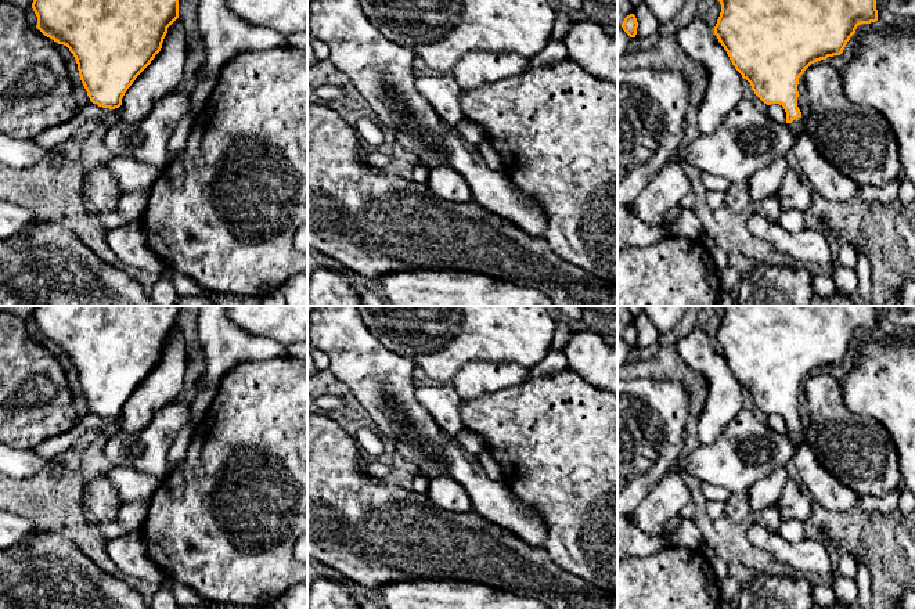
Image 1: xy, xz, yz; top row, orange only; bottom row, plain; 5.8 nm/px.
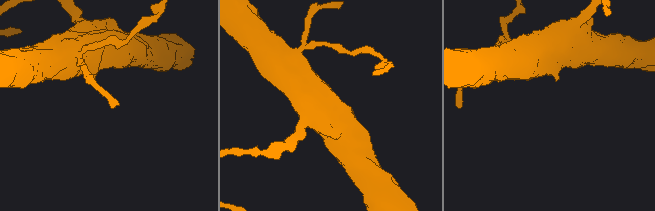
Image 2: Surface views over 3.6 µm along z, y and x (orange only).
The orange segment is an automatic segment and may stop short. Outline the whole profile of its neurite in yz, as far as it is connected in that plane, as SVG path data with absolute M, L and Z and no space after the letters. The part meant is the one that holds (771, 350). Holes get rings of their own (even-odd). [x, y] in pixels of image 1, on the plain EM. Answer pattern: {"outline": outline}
{"outline": "M723 306L718 311L721 322L713 339L714 345L754 404L767 415L783 417L788 437L795 448L806 439L806 430L797 417L799 388L811 374L840 365L858 335L878 331L876 306Z"}

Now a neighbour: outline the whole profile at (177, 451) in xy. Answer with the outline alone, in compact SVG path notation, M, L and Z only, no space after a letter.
M185 425L180 429L167 454L166 475L169 475L174 468L177 468L184 461L190 442L192 439L192 433L194 425Z

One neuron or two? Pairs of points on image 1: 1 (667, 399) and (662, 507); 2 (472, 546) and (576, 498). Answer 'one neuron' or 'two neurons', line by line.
1: two neurons
2: two neurons

